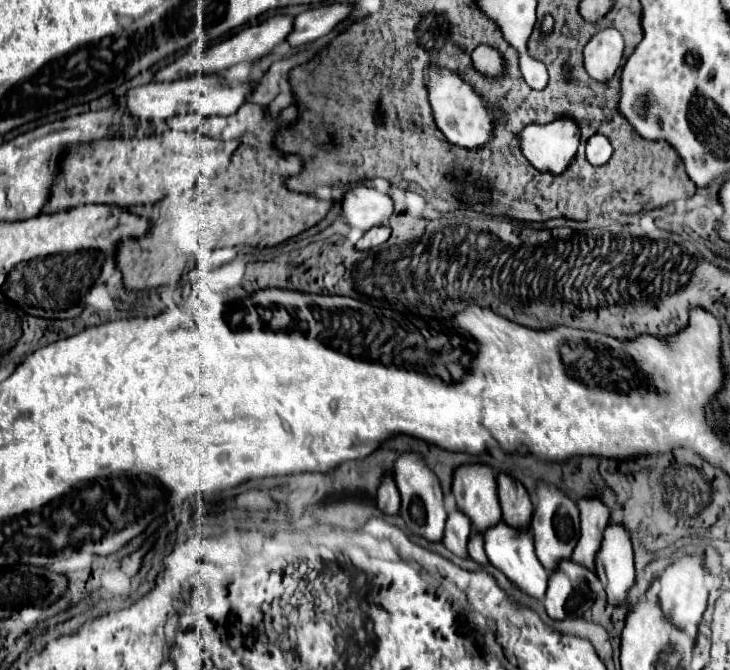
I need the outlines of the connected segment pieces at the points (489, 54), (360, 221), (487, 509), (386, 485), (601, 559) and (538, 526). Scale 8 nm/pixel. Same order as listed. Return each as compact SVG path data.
M478 45L472 51L472 63L474 69L486 79L498 79L498 75L504 75L506 71L506 61L502 59L502 53L490 45Z
M354 187L344 195L342 201L344 219L350 227L368 231L376 225L384 225L394 213L394 201L390 195L370 187Z
M462 465L454 473L452 493L472 525L474 533L486 533L502 521L502 511L496 495L496 473L488 465Z
M390 475L384 477L384 481L378 489L376 507L386 515L398 515L398 511L400 511L400 493L398 493L398 487Z
M608 525L604 543L598 551L596 573L608 595L608 603L618 607L628 599L634 585L632 543L622 525Z
M540 483L536 495L538 495L538 505L534 509L532 525L530 525L534 537L534 549L542 567L554 571L562 559L572 557L572 551L580 539L580 511L572 499L568 499L560 489L552 485Z

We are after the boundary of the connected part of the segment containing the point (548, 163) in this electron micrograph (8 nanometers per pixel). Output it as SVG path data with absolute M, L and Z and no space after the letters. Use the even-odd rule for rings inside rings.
M558 115L548 125L524 127L518 137L522 155L536 169L562 173L576 155L580 141L580 127L574 117Z

